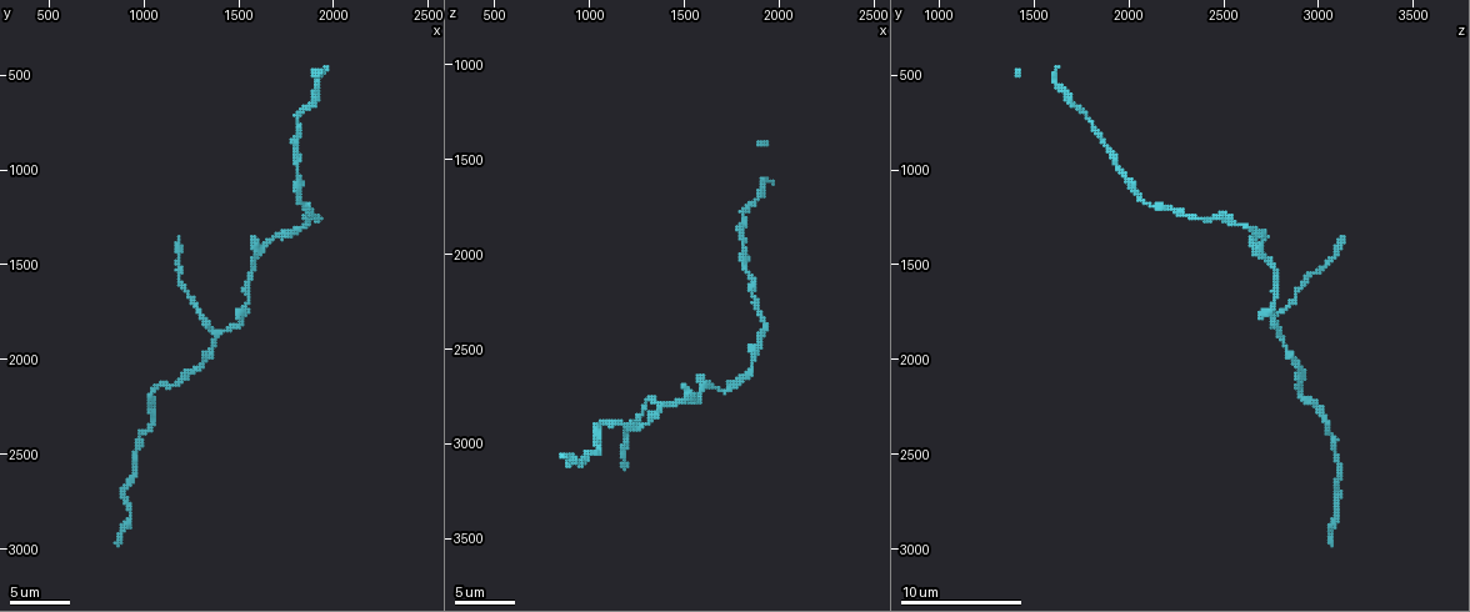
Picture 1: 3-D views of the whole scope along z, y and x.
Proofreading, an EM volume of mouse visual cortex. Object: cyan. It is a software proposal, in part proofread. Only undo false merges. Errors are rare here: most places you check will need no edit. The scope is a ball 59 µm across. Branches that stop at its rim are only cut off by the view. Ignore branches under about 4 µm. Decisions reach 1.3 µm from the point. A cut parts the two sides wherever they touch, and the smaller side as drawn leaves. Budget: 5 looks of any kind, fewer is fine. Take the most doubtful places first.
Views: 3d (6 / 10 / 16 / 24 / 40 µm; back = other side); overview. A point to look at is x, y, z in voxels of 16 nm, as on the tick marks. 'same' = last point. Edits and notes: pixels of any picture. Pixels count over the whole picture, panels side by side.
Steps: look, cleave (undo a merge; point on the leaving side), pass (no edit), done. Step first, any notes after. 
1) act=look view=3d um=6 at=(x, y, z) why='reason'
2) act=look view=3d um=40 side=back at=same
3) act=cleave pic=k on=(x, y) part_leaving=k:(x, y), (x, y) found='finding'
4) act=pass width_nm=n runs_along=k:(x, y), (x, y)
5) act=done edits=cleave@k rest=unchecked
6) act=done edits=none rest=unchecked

act=look view=3d um=10 at=(1380, 1870, 2810) why='a fork'

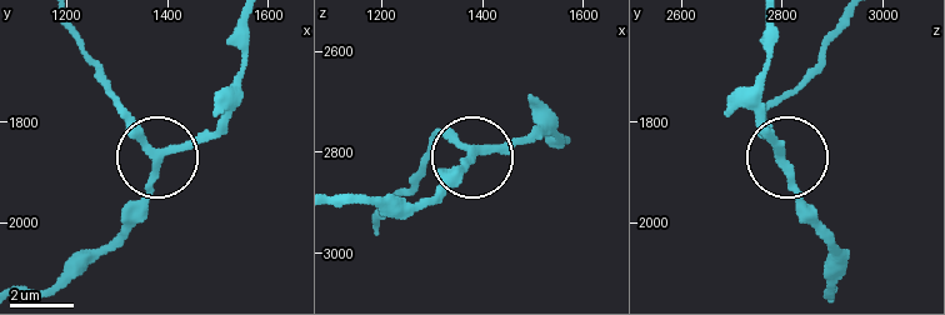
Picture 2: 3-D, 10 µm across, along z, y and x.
act=look view=3d um=10 side=back at=(1375, 1880, 2800)

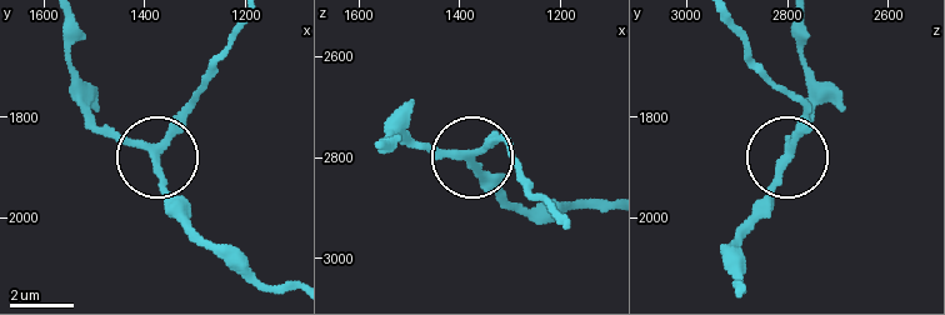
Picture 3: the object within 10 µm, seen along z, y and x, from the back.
act=pass found='all the same cell'

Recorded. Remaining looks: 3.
act=look view=3d um=10 at=(1610, 1450, 2670)

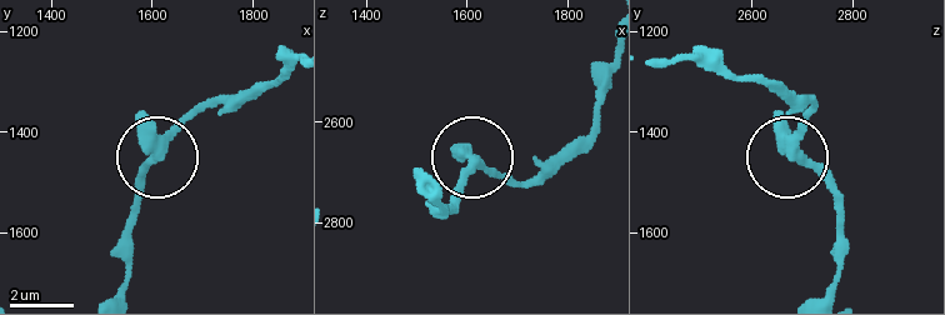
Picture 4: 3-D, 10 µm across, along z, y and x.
act=pass arms=3 found='all the same cell'

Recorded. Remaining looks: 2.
act=look view=3d um=16 at=(1060, 2180, 2910) why='calibre changes'

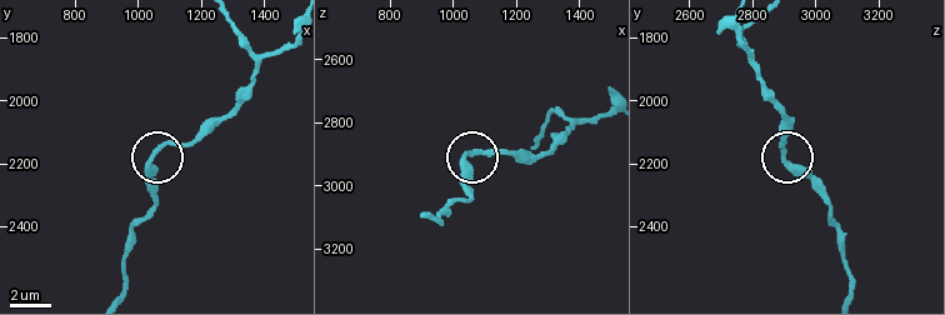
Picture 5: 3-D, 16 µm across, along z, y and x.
act=look view=3d um=16 side=back at=(1050, 2170, 2900)

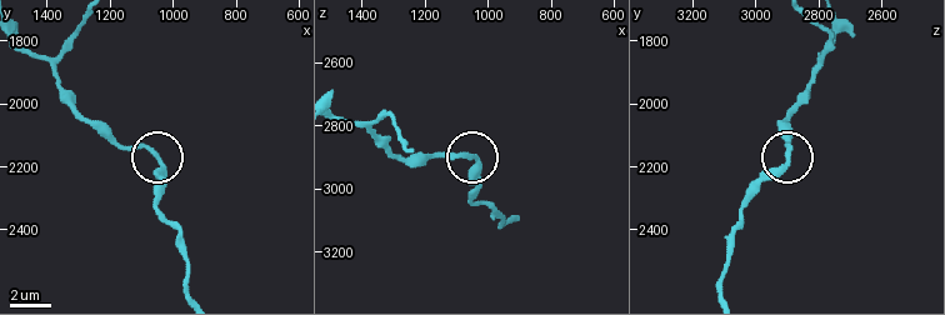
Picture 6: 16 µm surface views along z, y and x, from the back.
act=pass width_nm=250 runs_along=6:(339, 120), (359, 123), (399, 155), (469, 155), (480, 189) found='one cell here'

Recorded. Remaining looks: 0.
act=done edits=none rest=unchecked

